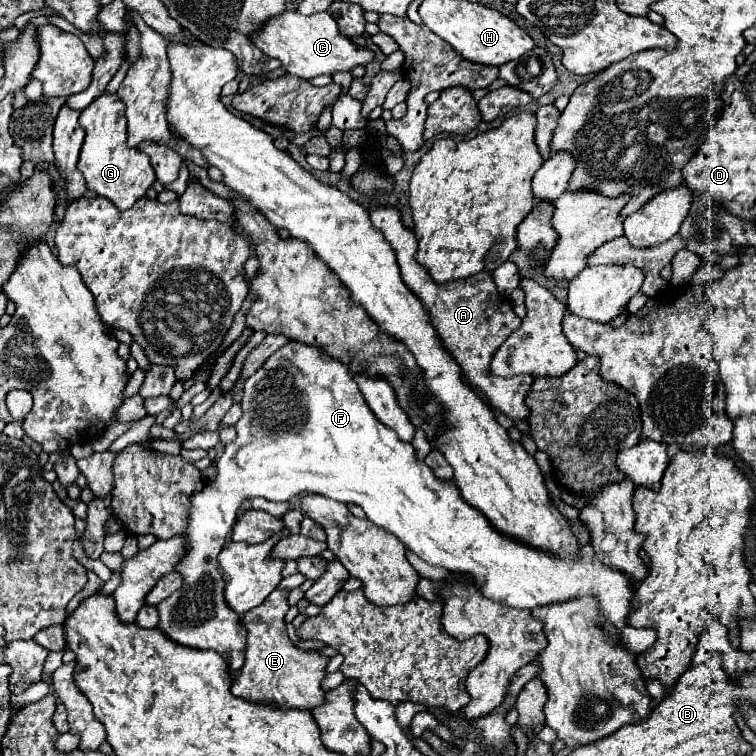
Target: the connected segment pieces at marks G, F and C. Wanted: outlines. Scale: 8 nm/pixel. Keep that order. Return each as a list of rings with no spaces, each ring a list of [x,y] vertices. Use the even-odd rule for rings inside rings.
[[[105,92],[79,116],[79,124],[85,130],[85,142],[79,156],[79,172],[83,174],[87,188],[99,196],[109,198],[119,210],[131,208],[141,196],[147,194],[155,180],[153,166],[149,164],[147,154],[141,154],[139,148],[127,146],[127,120],[125,104],[117,94]]]
[[[291,342],[291,354],[287,360],[289,362],[263,362],[263,366],[245,380],[241,400],[243,416],[235,424],[237,438],[225,446],[223,456],[217,460],[215,478],[189,498],[191,506],[187,510],[187,528],[183,532],[187,540],[187,554],[175,566],[175,572],[183,576],[183,586],[157,604],[157,628],[161,628],[169,640],[197,650],[209,648],[219,654],[229,652],[233,658],[231,664],[239,658],[241,666],[241,658],[245,662],[245,628],[239,622],[239,614],[233,614],[233,610],[225,606],[225,580],[217,570],[217,554],[233,528],[237,510],[245,500],[253,500],[257,496],[271,502],[287,502],[299,494],[321,494],[343,504],[361,506],[373,524],[395,534],[403,546],[413,550],[419,558],[433,566],[447,568],[449,572],[467,572],[475,576],[483,594],[497,602],[531,610],[535,606],[563,602],[581,594],[593,594],[599,598],[599,614],[621,632],[621,642],[627,650],[641,654],[655,642],[655,630],[631,628],[625,624],[635,596],[633,582],[629,576],[603,566],[595,558],[591,544],[581,546],[581,562],[571,562],[501,536],[491,528],[487,518],[479,514],[479,510],[461,498],[453,482],[437,480],[431,468],[417,460],[413,446],[401,442],[393,430],[373,416],[351,376],[349,366],[329,358],[329,354],[325,354],[319,346],[303,342]]]
[[[285,10],[283,14],[267,20],[259,30],[249,34],[249,40],[263,50],[267,56],[277,58],[281,66],[293,76],[299,78],[313,78],[319,74],[333,74],[339,70],[349,72],[355,66],[365,66],[373,60],[373,52],[367,48],[355,48],[351,40],[339,34],[337,22],[329,12],[315,12],[315,14],[301,14],[301,12],[289,12]]]

